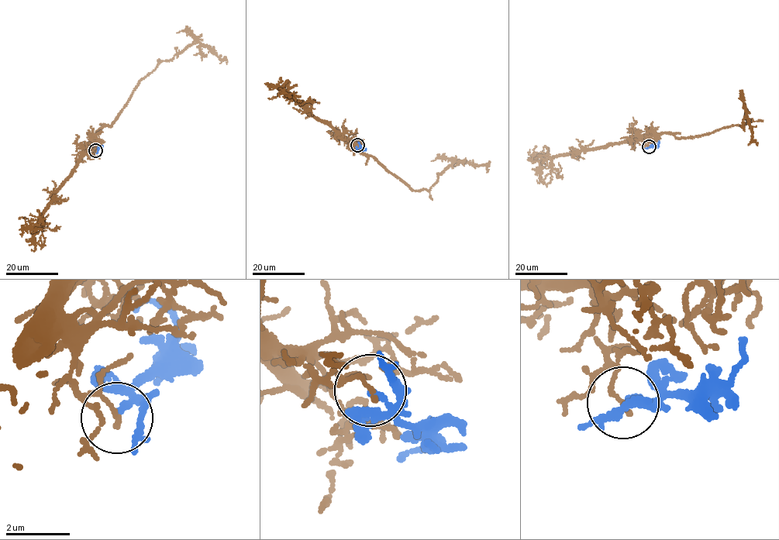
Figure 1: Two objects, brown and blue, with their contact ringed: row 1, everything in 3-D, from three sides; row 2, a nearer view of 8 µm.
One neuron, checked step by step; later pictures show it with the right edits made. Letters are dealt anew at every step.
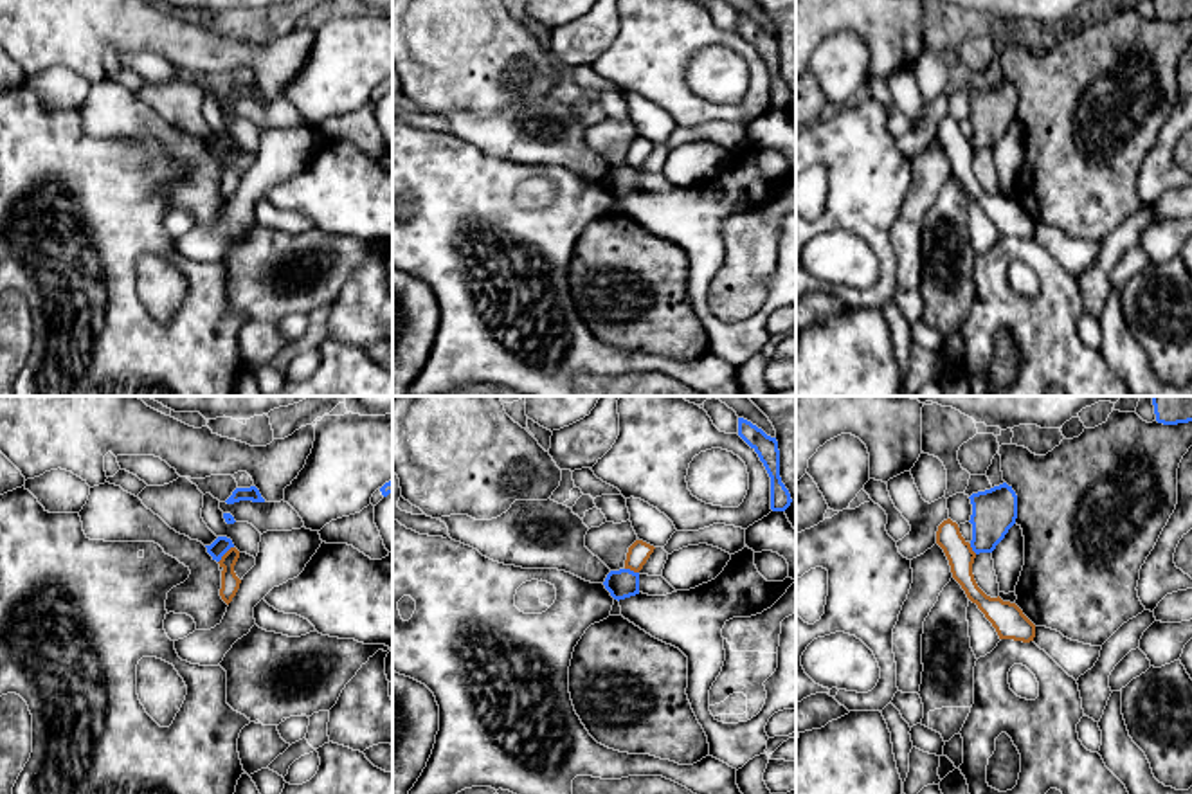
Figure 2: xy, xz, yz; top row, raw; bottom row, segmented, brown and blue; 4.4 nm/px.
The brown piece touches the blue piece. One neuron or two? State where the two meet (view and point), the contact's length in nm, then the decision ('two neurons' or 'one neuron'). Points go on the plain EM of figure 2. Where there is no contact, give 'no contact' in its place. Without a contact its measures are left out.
xy (224, 152) | 100 nm | two neurons

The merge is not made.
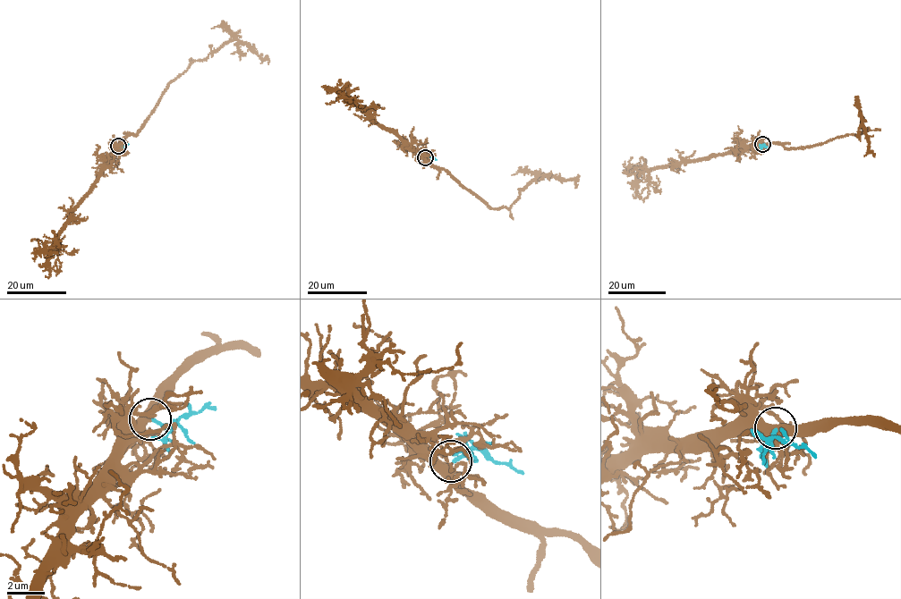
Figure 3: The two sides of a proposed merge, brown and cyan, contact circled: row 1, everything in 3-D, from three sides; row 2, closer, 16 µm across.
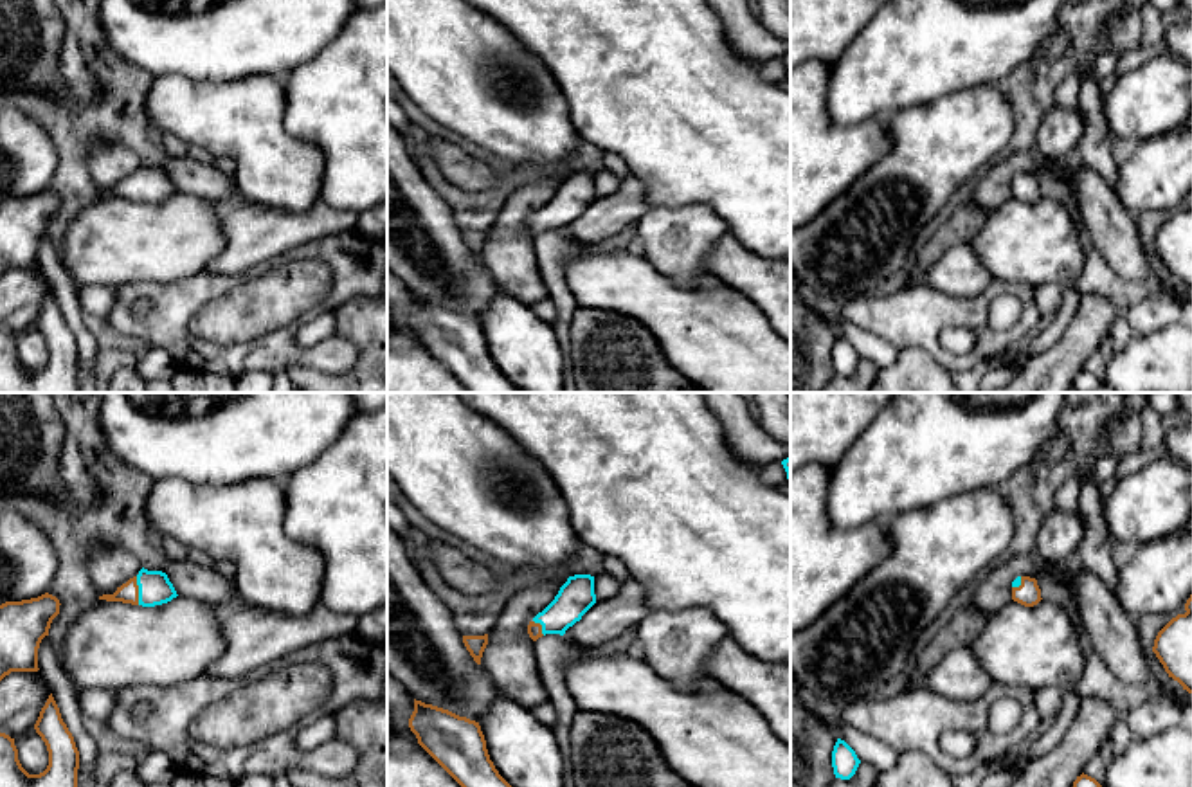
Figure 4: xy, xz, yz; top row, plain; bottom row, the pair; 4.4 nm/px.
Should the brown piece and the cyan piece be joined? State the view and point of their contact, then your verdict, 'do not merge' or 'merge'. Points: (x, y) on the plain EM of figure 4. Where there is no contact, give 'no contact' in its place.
meets brown in xy at (137, 188); merge

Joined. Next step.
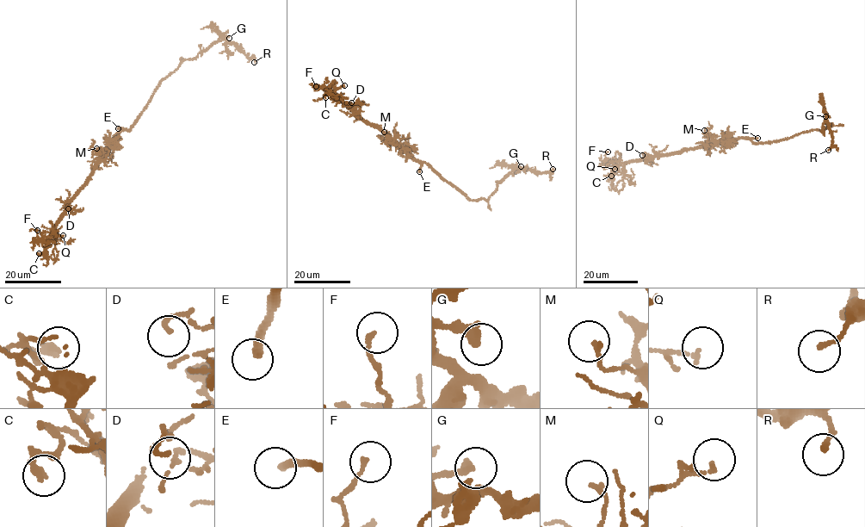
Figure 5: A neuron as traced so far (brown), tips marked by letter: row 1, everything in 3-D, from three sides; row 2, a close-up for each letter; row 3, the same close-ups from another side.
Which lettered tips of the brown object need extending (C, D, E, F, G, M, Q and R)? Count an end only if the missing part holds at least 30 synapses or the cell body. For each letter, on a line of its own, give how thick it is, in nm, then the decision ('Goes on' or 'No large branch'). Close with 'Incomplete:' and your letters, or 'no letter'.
C: Thickness 300 nm. No large branch
D: Thickness 180 nm. No large branch
E: Thickness 280 nm. Goes on
F: Thickness 150 nm. No large branch
G: Thickness 280 nm. No large branch
M: Thickness 150 nm. No large branch
Q: Thickness 160 nm. No large branch
R: Thickness 170 nm. No large branch
Incomplete: E

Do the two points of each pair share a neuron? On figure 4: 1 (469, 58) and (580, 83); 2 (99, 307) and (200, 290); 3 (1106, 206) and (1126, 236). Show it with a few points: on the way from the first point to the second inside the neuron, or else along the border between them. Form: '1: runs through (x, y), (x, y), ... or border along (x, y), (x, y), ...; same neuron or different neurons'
1: border along (528, 47), (555, 78), (569, 117); different neurons
2: border along (117, 287), (117, 298), (105, 317); different neurons
3: runs through (1106, 213), (1119, 229); same neuron

